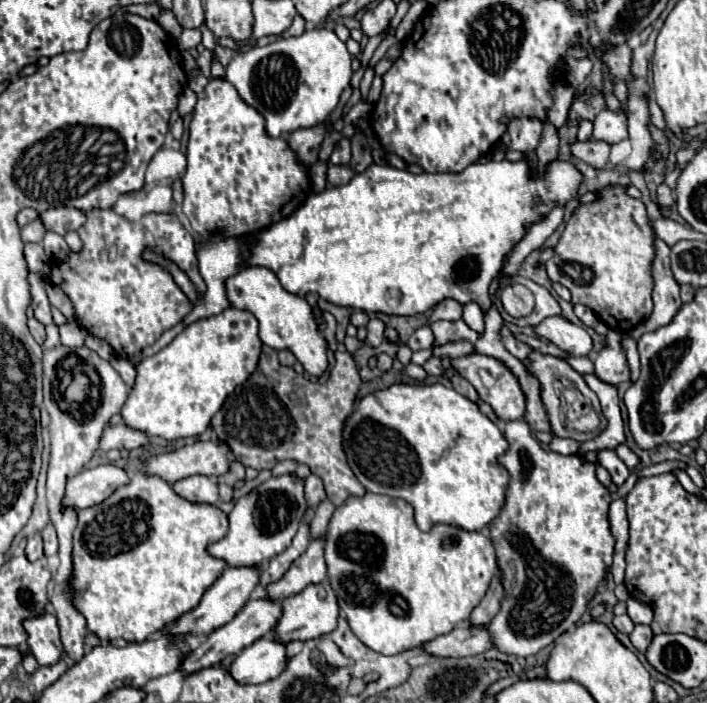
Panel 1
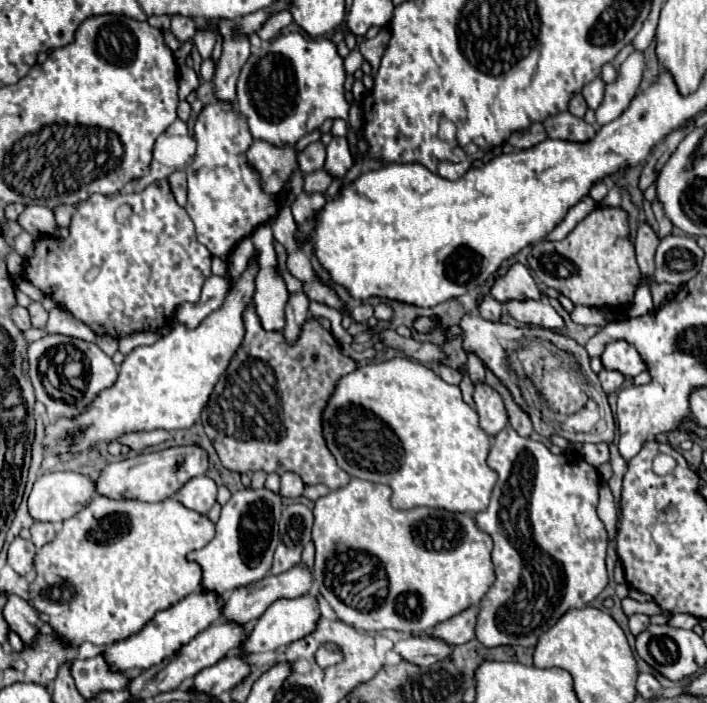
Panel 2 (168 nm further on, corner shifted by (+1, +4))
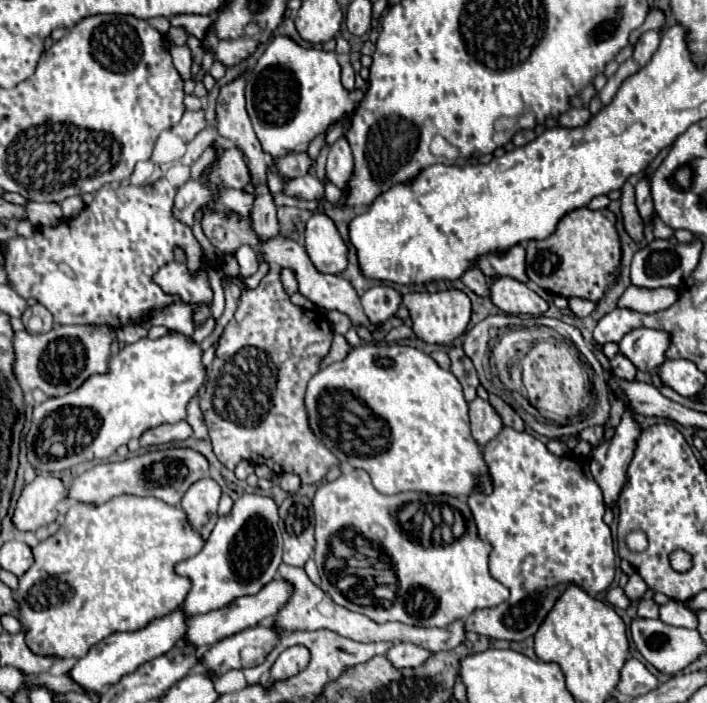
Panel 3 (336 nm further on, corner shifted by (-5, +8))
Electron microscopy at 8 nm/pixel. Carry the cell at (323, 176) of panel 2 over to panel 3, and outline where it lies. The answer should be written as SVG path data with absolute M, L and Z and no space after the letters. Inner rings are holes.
M306 174L302 178L290 180L284 192L298 200L320 200L324 196L324 184L316 174Z

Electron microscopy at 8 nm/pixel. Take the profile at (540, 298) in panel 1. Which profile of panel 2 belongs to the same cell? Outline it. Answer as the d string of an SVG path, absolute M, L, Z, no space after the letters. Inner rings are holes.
M514 262L504 276L494 280L494 286L490 288L490 294L498 300L498 302L506 302L506 300L538 300L540 298L540 288L536 286L530 270L520 264Z

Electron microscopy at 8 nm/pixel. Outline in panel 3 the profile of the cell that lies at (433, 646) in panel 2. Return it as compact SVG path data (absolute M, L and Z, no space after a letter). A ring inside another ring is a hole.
M396 642L388 650L388 660L392 660L392 664L396 664L396 668L414 668L414 666L420 666L430 656L432 656L430 650L426 650L422 646L414 646L410 642Z

